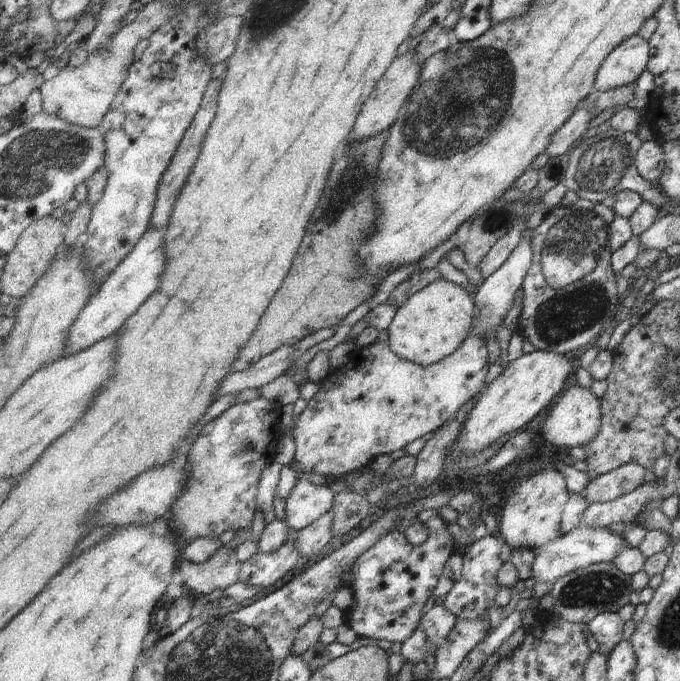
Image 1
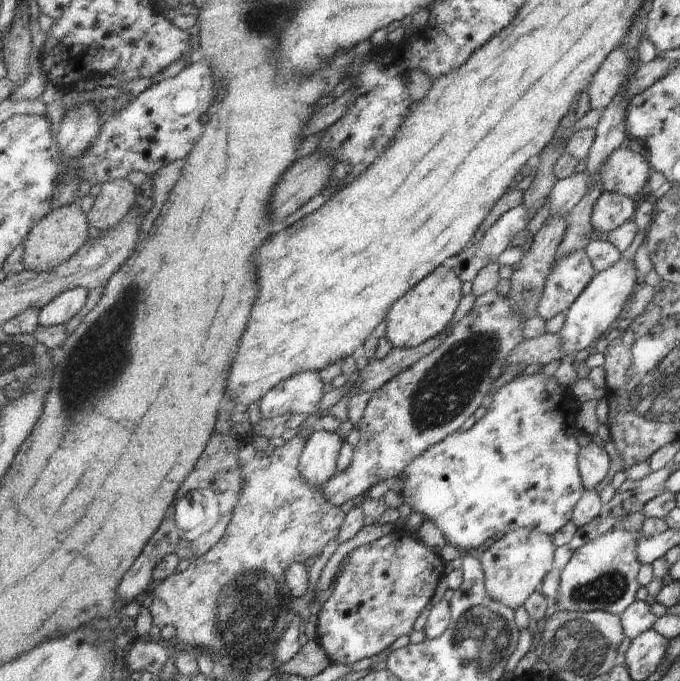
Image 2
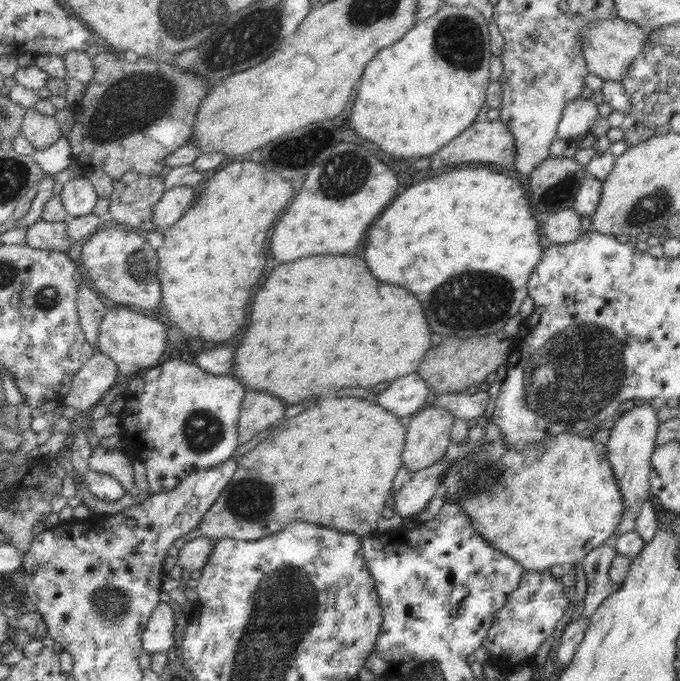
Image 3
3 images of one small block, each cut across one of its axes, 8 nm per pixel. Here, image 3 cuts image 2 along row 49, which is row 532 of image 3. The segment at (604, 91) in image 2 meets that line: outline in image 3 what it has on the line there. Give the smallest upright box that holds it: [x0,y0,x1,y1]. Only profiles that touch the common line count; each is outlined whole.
[605,401,659,543]

